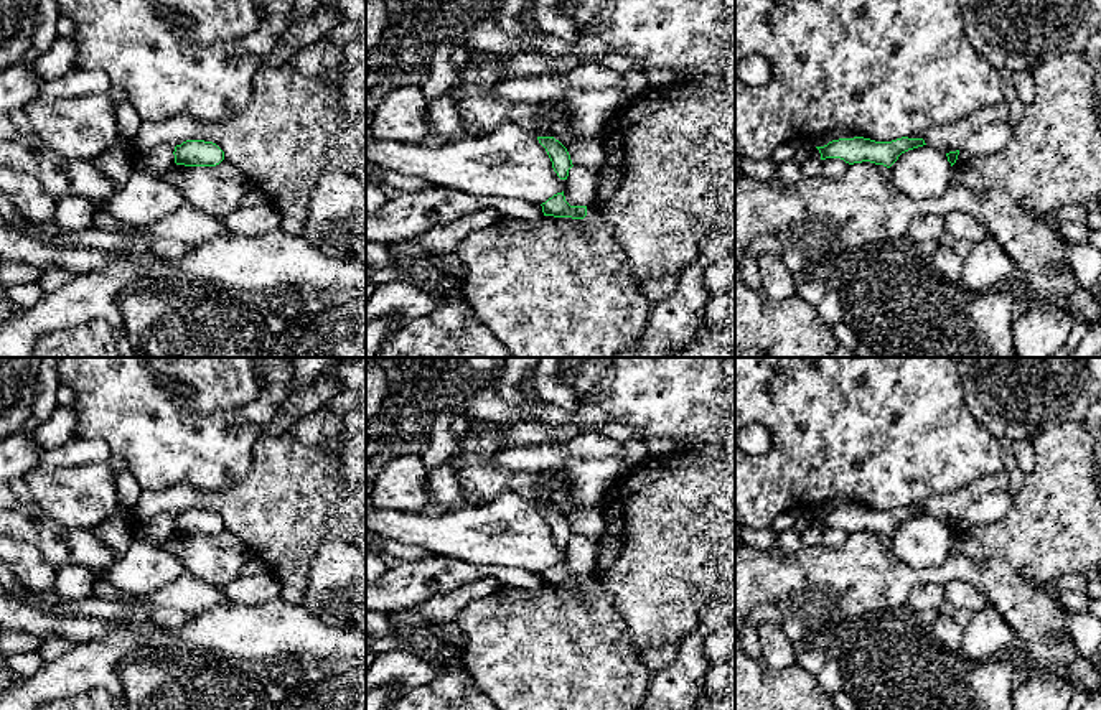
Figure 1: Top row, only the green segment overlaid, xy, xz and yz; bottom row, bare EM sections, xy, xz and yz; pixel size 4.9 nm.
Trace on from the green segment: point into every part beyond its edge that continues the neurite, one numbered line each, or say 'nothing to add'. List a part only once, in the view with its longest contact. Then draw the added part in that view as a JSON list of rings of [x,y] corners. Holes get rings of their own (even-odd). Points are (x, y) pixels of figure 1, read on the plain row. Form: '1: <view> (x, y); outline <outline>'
nothing to add

